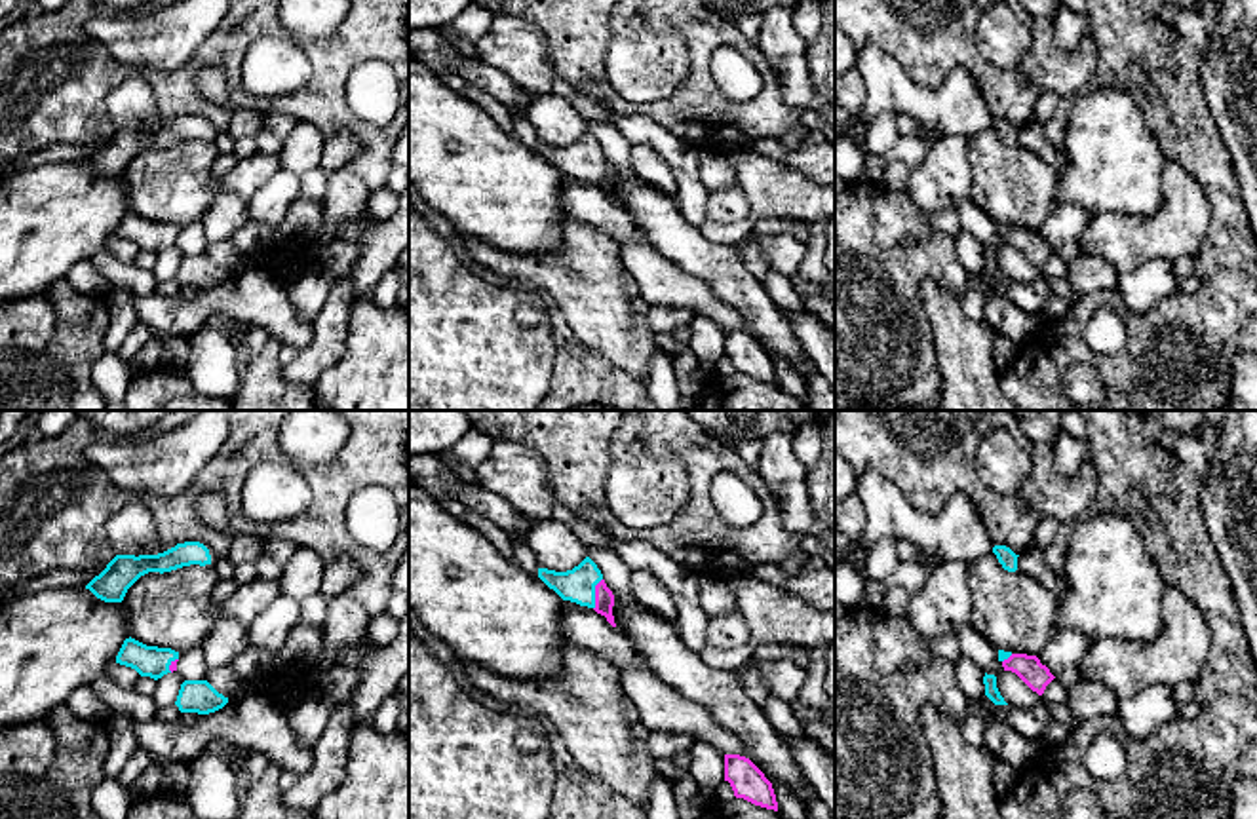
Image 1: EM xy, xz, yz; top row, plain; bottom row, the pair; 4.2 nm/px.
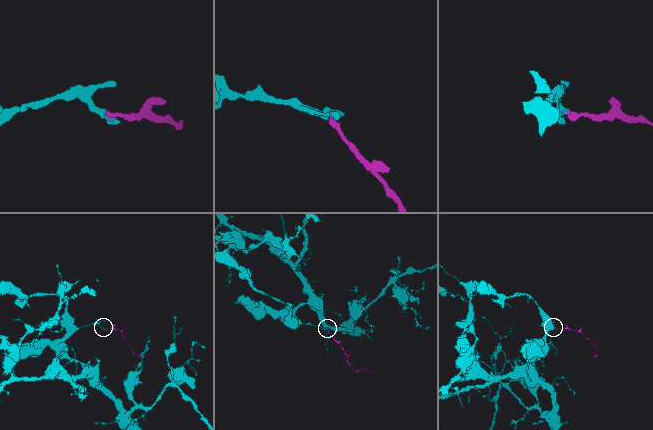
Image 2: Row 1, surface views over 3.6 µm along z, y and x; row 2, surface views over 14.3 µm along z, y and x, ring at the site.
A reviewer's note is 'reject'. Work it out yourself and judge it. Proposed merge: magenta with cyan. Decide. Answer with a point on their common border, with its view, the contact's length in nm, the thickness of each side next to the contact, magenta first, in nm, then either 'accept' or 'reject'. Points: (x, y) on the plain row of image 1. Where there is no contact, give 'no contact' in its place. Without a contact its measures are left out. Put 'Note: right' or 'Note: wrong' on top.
Note: wrong
contact xz (596, 168); length 140 nm; calibres 80 and 140 nm; accept

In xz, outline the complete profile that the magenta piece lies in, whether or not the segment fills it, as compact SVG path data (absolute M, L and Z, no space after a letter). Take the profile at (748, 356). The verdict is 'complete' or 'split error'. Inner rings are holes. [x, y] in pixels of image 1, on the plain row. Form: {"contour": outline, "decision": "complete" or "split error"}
{"contour": "M725 329L725 355L730 357L736 372L778 386L772 357L749 333Z", "decision": "complete"}

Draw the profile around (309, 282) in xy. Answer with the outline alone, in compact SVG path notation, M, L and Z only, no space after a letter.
M318 253L295 264L283 277L291 304L306 321L318 317L335 281Z

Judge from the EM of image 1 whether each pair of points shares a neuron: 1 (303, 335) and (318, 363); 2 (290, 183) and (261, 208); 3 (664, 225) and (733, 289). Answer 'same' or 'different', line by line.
1: different
2: same
3: same

